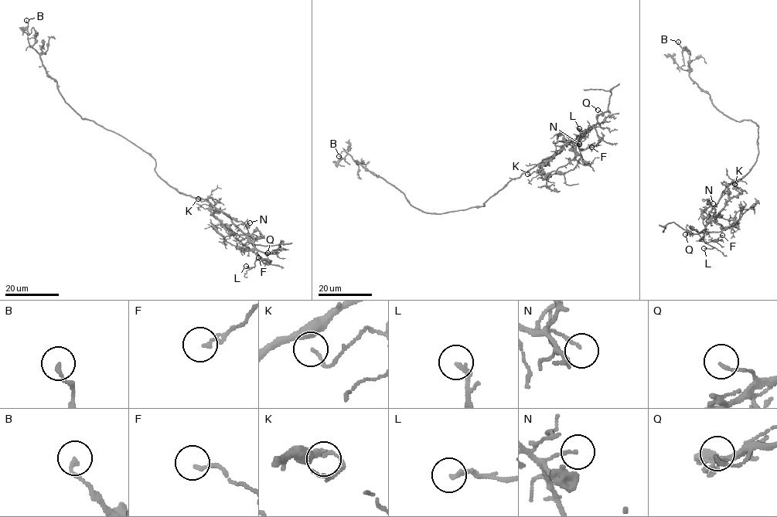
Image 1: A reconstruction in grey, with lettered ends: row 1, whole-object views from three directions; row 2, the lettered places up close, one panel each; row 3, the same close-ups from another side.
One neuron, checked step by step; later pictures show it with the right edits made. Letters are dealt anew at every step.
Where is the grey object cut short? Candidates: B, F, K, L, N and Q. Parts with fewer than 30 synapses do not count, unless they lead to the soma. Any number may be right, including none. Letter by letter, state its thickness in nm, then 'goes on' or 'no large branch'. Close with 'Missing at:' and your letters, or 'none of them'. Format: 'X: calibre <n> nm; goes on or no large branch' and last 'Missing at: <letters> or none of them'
B: calibre 150 nm; no large branch
F: calibre 150 nm; no large branch
K: calibre 160 nm; no large branch
L: calibre 190 nm; no large branch
N: calibre 110 nm; no large branch
Q: calibre 120 nm; no large branch
Missing at: none of them

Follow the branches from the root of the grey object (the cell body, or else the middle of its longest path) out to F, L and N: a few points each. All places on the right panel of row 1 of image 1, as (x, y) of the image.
F: (757, 158), (751, 169), (724, 189), (709, 213), (711, 219), (703, 239), (713, 241), (722, 235)
L: (757, 158), (751, 169), (724, 189), (709, 213), (710, 221), (700, 240), (713, 247), (703, 248)
N: (757, 158), (751, 169), (724, 189), (722, 196), (709, 213), (711, 215), (715, 212), (710, 205), (713, 203)

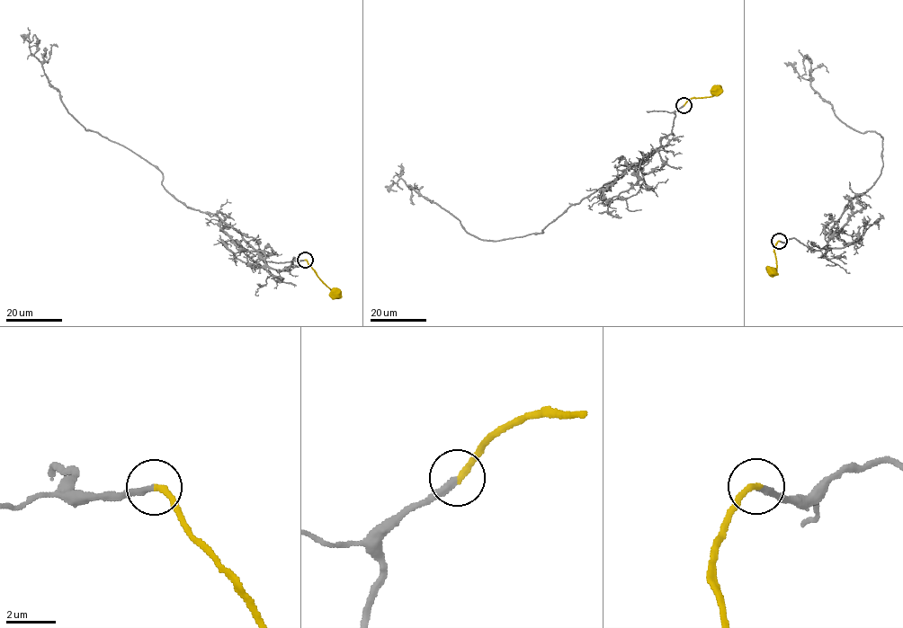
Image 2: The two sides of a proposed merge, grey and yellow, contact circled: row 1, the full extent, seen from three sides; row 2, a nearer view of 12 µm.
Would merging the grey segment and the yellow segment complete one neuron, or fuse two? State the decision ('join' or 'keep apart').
join

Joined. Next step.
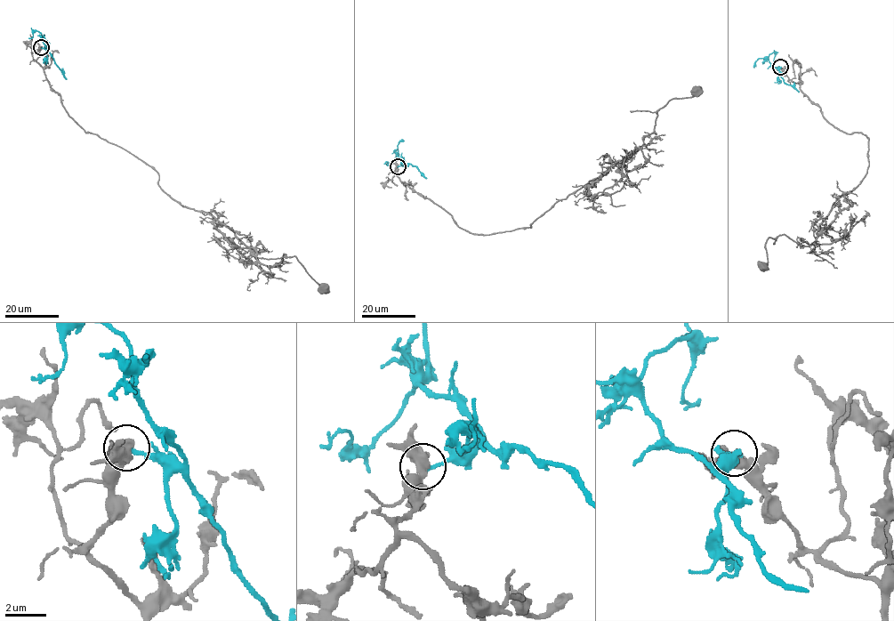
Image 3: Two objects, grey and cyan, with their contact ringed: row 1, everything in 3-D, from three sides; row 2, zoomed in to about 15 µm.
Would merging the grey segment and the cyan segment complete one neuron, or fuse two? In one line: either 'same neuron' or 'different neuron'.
different neuron

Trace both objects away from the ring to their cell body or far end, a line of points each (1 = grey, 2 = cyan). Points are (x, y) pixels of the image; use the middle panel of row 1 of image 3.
1: (397, 165), (394, 173), (402, 182), (473, 233), (529, 227), (643, 144), (671, 99), (697, 92)
2: (397, 165), (405, 160), (397, 155), (390, 163), (383, 164)

